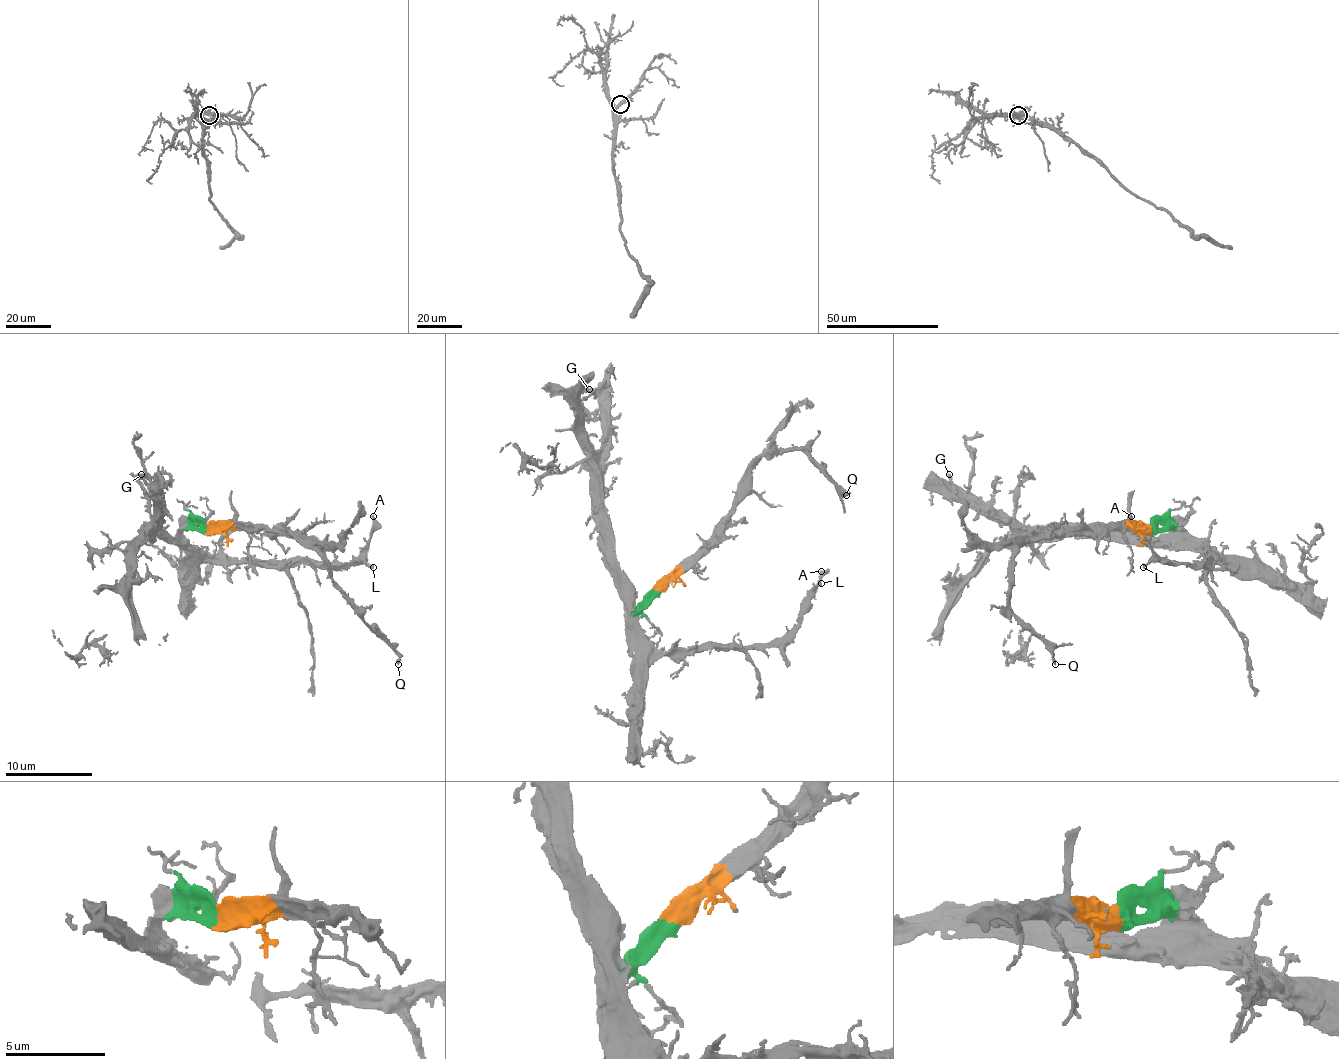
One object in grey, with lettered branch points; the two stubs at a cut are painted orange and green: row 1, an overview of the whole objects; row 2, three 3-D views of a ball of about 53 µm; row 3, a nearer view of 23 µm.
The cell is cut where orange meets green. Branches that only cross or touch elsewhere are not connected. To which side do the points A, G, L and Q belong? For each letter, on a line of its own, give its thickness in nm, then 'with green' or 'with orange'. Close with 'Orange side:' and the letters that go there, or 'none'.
A: calibre 240 nm; with green
G: calibre 240 nm; with green
L: calibre 240 nm; with green
Q: calibre 240 nm; with orange
Orange side: Q

